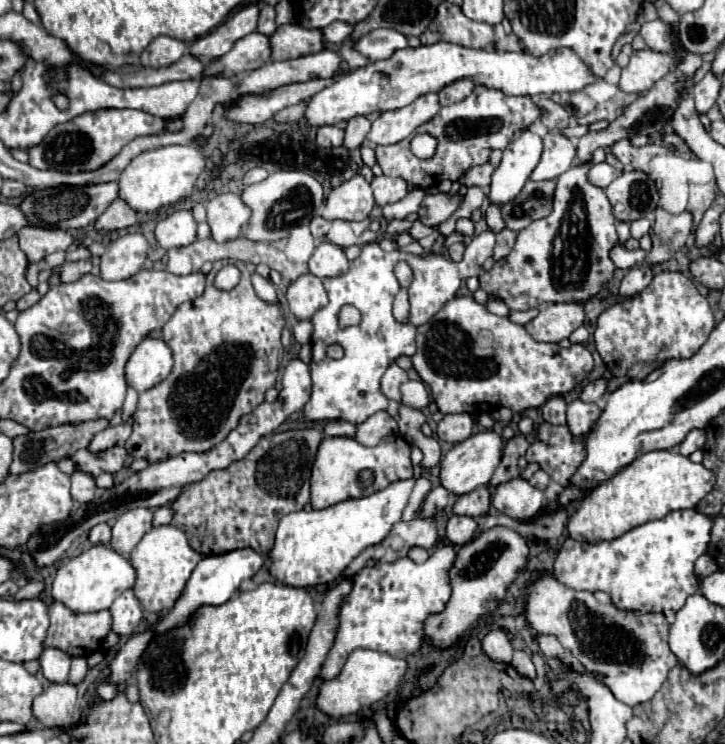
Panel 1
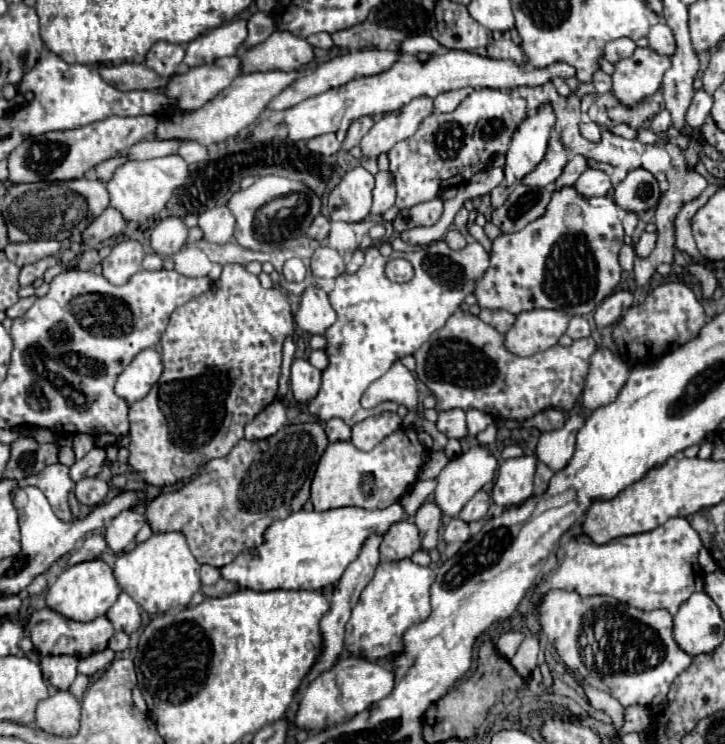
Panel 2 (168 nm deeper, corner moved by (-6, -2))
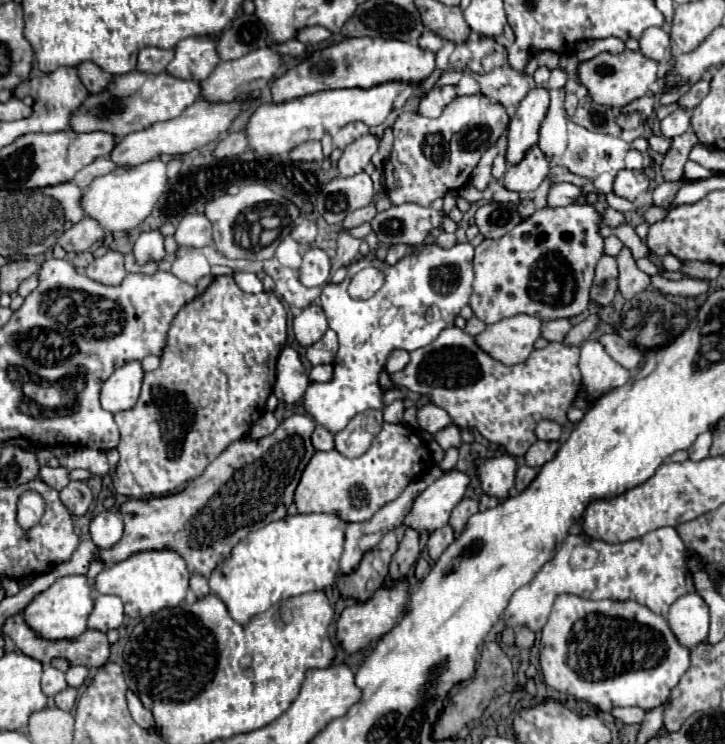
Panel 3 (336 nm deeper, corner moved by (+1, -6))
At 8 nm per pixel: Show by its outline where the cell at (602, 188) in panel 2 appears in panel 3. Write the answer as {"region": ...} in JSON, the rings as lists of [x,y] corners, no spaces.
{"region":[[[552,184],[548,192],[548,208],[558,208],[558,206],[568,206],[578,202],[582,196],[582,190],[574,184]]]}

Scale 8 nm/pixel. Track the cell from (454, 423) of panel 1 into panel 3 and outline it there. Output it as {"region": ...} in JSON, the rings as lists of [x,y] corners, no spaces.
{"region":[[[424,404],[422,408],[418,408],[418,428],[420,430],[426,430],[430,434],[436,434],[438,430],[446,428],[450,422],[452,420],[450,420],[448,412],[444,412],[436,404]]]}

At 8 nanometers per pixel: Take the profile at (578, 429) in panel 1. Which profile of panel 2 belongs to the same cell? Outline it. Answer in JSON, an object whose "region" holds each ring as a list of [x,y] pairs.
{"region":[[[571,414],[563,428],[555,432],[543,432],[539,436],[535,450],[537,460],[547,464],[553,472],[563,470],[575,452],[575,438],[579,428],[583,428],[583,424],[585,424],[585,416]]]}

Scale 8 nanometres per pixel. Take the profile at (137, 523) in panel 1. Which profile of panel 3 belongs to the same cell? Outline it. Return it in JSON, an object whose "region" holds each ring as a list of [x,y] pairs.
{"region":[[[110,510],[100,512],[98,516],[92,518],[90,522],[90,538],[98,548],[112,548],[124,532],[122,518]]]}

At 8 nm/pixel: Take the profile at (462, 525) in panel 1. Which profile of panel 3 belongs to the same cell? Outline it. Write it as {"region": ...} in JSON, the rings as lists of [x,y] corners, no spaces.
{"region":[[[444,526],[444,528],[440,528],[440,530],[434,530],[434,532],[430,534],[430,538],[428,538],[428,544],[426,544],[428,556],[430,556],[432,560],[438,560],[438,558],[442,556],[442,552],[444,552],[452,542],[454,542],[454,530],[452,530],[450,526]]]}

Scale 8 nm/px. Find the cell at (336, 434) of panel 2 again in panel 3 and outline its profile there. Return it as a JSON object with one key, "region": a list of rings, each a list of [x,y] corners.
{"region":[[[318,426],[314,432],[312,432],[312,446],[314,450],[332,450],[334,448],[334,434],[330,434],[326,428]]]}

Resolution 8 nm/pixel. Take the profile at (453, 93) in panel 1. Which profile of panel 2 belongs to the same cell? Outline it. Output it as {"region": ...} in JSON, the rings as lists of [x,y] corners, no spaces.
{"region":[[[461,88],[461,90],[439,94],[435,98],[435,112],[453,112],[471,92],[473,92],[471,88]]]}

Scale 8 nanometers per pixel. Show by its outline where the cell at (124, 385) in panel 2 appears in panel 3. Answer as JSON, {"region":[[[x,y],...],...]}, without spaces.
{"region":[[[128,362],[118,368],[100,390],[100,404],[104,410],[116,414],[132,408],[140,396],[144,370],[140,362]]]}

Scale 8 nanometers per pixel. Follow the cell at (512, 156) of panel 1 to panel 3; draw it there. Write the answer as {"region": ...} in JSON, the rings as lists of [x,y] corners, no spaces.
{"region":[[[534,88],[516,106],[516,114],[508,124],[508,164],[518,164],[526,150],[538,142],[538,128],[548,112],[548,88]]]}

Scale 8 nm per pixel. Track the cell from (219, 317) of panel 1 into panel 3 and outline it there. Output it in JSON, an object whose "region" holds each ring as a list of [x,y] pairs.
{"region":[[[216,276],[212,280],[212,284],[206,288],[204,294],[196,296],[190,304],[186,304],[174,318],[170,330],[168,330],[168,342],[166,342],[166,348],[162,352],[162,358],[160,358],[160,366],[154,370],[154,372],[148,372],[144,376],[144,382],[142,382],[142,392],[140,392],[140,398],[136,402],[134,408],[130,410],[124,410],[124,412],[118,412],[114,414],[114,420],[120,428],[120,444],[118,444],[118,452],[120,452],[120,460],[116,464],[116,472],[114,472],[114,490],[118,494],[124,494],[124,496],[130,496],[130,498],[144,498],[144,496],[160,496],[160,494],[170,494],[170,492],[176,492],[180,490],[186,482],[198,478],[206,466],[218,456],[222,454],[232,442],[244,438],[252,424],[264,414],[264,406],[266,406],[266,400],[272,392],[272,380],[276,380],[276,360],[278,360],[278,354],[280,350],[286,346],[286,310],[282,306],[282,302],[278,300],[278,296],[274,292],[258,292],[258,294],[248,294],[248,292],[242,292],[236,282],[230,278],[230,276]]]}

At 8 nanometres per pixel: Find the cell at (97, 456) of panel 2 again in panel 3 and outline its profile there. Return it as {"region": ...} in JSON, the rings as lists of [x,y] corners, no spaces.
{"region":[[[44,466],[44,468],[40,468],[38,478],[44,480],[48,486],[52,486],[52,488],[56,488],[56,490],[62,490],[62,488],[70,482],[70,480],[68,480],[68,470],[62,468],[62,466],[58,466],[58,468],[48,468],[48,466]]]}

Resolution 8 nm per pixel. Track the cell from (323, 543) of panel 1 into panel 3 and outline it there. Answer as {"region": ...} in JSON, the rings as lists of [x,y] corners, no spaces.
{"region":[[[296,514],[272,522],[256,532],[250,532],[246,540],[236,544],[230,558],[222,560],[210,576],[210,590],[226,604],[230,616],[238,624],[246,624],[252,616],[266,612],[280,600],[300,596],[314,590],[324,590],[332,586],[338,574],[338,562],[344,546],[344,522],[334,514]]]}

